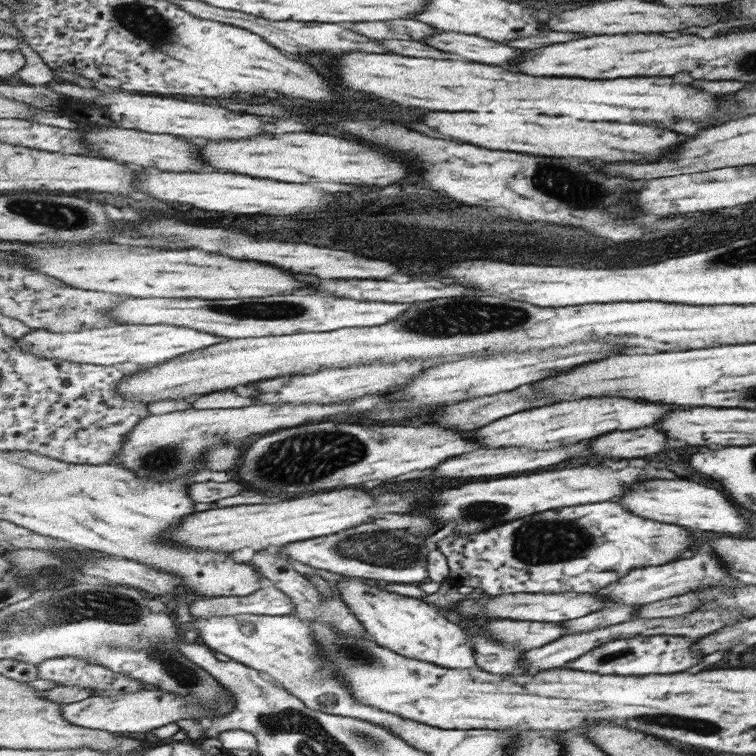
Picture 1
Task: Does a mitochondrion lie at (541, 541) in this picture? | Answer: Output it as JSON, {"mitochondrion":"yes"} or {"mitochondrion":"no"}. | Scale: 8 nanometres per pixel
{"mitochondrion":"yes"}

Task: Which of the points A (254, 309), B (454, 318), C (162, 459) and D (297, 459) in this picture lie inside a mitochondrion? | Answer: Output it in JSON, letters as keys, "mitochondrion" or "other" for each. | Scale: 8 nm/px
{"A":"mitochondrion","B":"mitochondrion","C":"mitochondrion","D":"mitochondrion"}

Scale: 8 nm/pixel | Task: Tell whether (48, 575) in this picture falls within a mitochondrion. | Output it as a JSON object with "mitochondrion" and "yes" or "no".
{"mitochondrion":"yes"}

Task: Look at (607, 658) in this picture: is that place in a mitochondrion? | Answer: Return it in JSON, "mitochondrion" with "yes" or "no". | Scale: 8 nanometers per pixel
{"mitochondrion":"no"}

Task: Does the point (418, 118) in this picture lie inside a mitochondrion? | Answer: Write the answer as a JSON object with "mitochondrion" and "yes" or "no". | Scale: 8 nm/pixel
{"mitochondrion":"no"}

